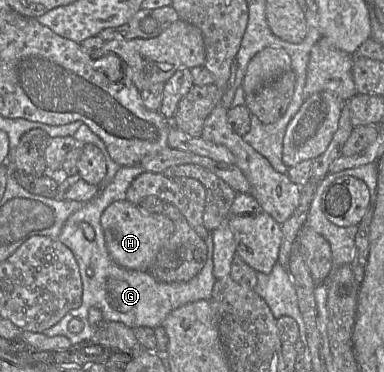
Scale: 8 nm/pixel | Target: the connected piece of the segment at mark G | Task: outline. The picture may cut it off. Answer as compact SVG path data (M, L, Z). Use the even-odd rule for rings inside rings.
M139 166L121 167L113 180L101 187L99 193L65 222L58 240L73 253L79 267L82 281L82 302L79 308L69 311L57 324L45 330L48 337L65 336L73 346L88 342L98 331L99 326L91 325L88 312L91 307L97 307L102 312L102 321L121 322L129 328L139 326L156 328L161 326L165 318L175 309L198 300L210 300L216 283L213 274L213 236L212 232L205 239L207 245L207 260L202 270L186 282L166 283L155 279L149 271L138 271L118 265L110 256L100 223L103 211L113 202L126 200L126 192L132 181L144 173ZM79 319L83 328L79 333L68 329L71 320Z

